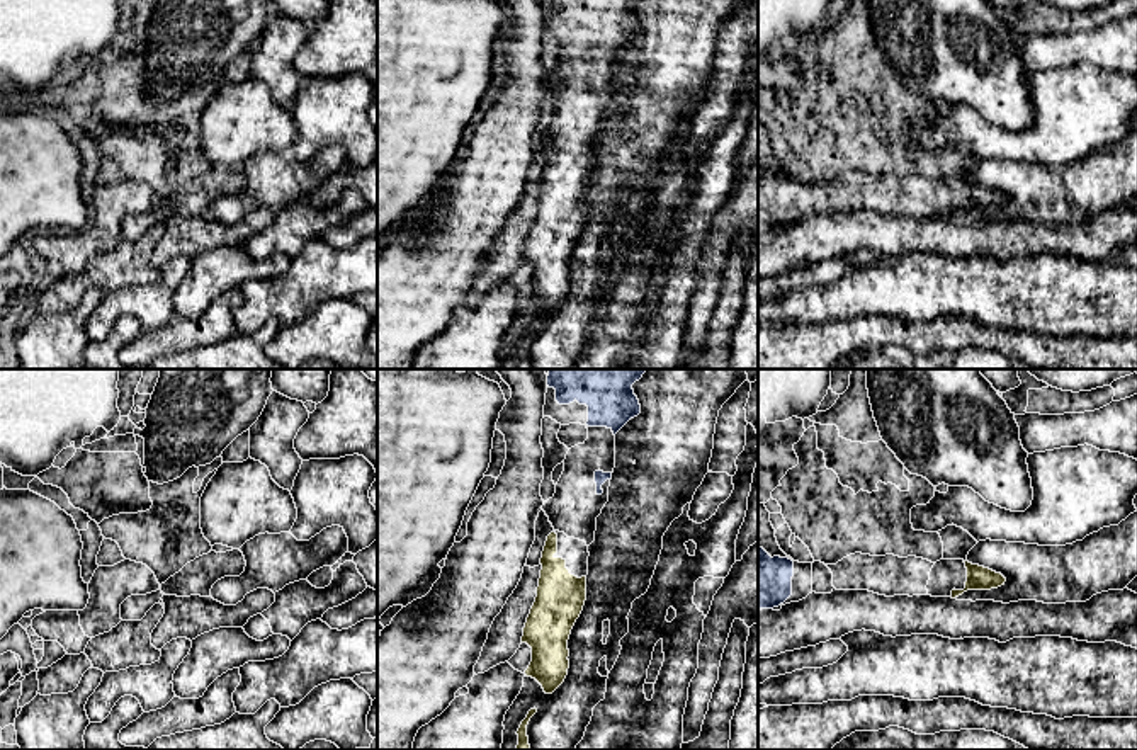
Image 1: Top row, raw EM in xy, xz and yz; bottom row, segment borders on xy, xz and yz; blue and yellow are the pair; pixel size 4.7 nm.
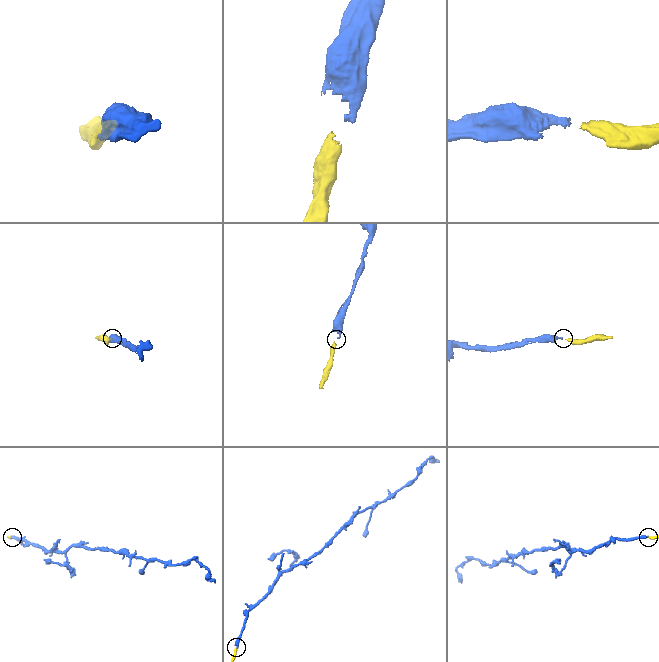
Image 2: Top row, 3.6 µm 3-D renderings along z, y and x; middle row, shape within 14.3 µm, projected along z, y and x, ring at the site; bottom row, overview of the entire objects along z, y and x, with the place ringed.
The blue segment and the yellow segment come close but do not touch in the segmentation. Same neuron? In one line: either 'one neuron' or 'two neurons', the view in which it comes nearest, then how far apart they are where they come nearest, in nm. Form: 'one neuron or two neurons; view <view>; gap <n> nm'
one neuron; view xz; gap 280 nm

